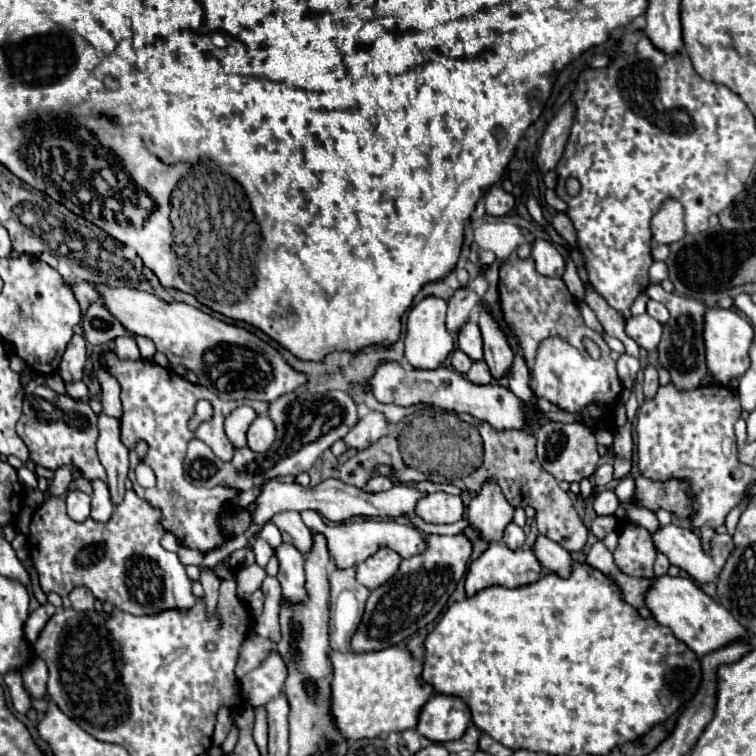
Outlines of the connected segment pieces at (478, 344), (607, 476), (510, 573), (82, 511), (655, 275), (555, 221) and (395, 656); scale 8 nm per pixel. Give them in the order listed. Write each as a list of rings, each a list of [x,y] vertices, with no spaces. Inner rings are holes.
[[[467,321],[463,325],[463,329],[459,331],[459,339],[457,339],[457,347],[465,353],[469,353],[471,361],[479,361],[483,359],[483,341],[481,341],[481,333],[479,333],[479,325],[475,321]]]
[[[603,463],[603,465],[599,465],[593,477],[595,477],[595,483],[597,483],[599,487],[609,485],[609,483],[613,481],[613,465],[611,465],[611,463]]]
[[[491,543],[489,549],[477,561],[471,563],[467,579],[465,579],[465,591],[467,591],[467,595],[473,595],[473,593],[477,593],[485,587],[491,587],[491,585],[501,585],[501,587],[509,587],[509,589],[523,587],[523,585],[535,583],[541,577],[539,567],[541,565],[539,565],[533,549],[513,551],[513,549],[505,547],[505,543]]]
[[[69,491],[65,503],[67,503],[67,515],[73,521],[85,521],[91,513],[91,497],[81,491]]]
[[[655,261],[655,263],[651,265],[651,269],[649,269],[651,283],[661,283],[663,279],[667,279],[667,273],[669,273],[667,265],[665,265],[663,261]]]
[[[555,213],[553,219],[551,219],[551,225],[555,227],[555,231],[571,245],[575,245],[575,227],[573,223],[569,221],[569,217],[565,213]]]
[[[403,647],[359,653],[331,651],[329,657],[335,667],[331,681],[331,717],[343,739],[375,739],[417,725],[419,709],[431,697],[433,687],[421,683],[423,665]]]

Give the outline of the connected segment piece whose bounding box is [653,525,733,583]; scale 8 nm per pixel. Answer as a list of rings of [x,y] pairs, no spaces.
[[[667,525],[661,527],[655,535],[653,535],[653,543],[657,547],[659,553],[663,553],[671,565],[677,565],[679,569],[683,569],[685,573],[689,573],[697,583],[711,583],[717,581],[719,573],[723,571],[723,565],[727,561],[727,557],[731,555],[733,549],[733,537],[731,535],[715,535],[711,539],[711,551],[705,553],[701,539],[691,531],[691,529],[683,529],[683,527],[675,527],[675,525]]]

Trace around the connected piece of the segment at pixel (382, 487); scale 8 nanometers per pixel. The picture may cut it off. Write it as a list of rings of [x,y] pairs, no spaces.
[[[373,477],[365,487],[363,491],[365,493],[381,493],[381,491],[389,491],[393,487],[393,481],[387,479],[387,477]]]

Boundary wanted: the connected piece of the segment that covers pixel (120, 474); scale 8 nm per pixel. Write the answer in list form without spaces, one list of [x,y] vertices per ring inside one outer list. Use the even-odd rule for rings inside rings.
[[[105,413],[99,415],[99,439],[97,439],[99,461],[107,471],[107,485],[111,501],[117,505],[125,495],[125,479],[129,471],[127,453],[129,449],[119,439],[119,419]]]

